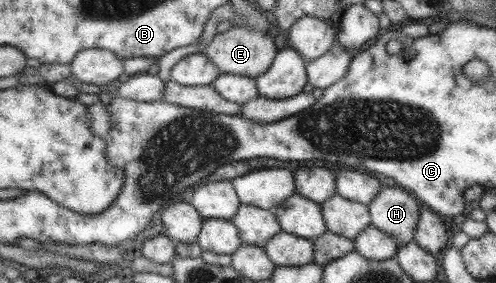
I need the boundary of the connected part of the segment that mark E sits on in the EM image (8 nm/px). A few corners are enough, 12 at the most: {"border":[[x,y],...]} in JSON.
{"border":[[234,26],[204,56],[220,74],[256,78],[266,72],[279,40]]}

